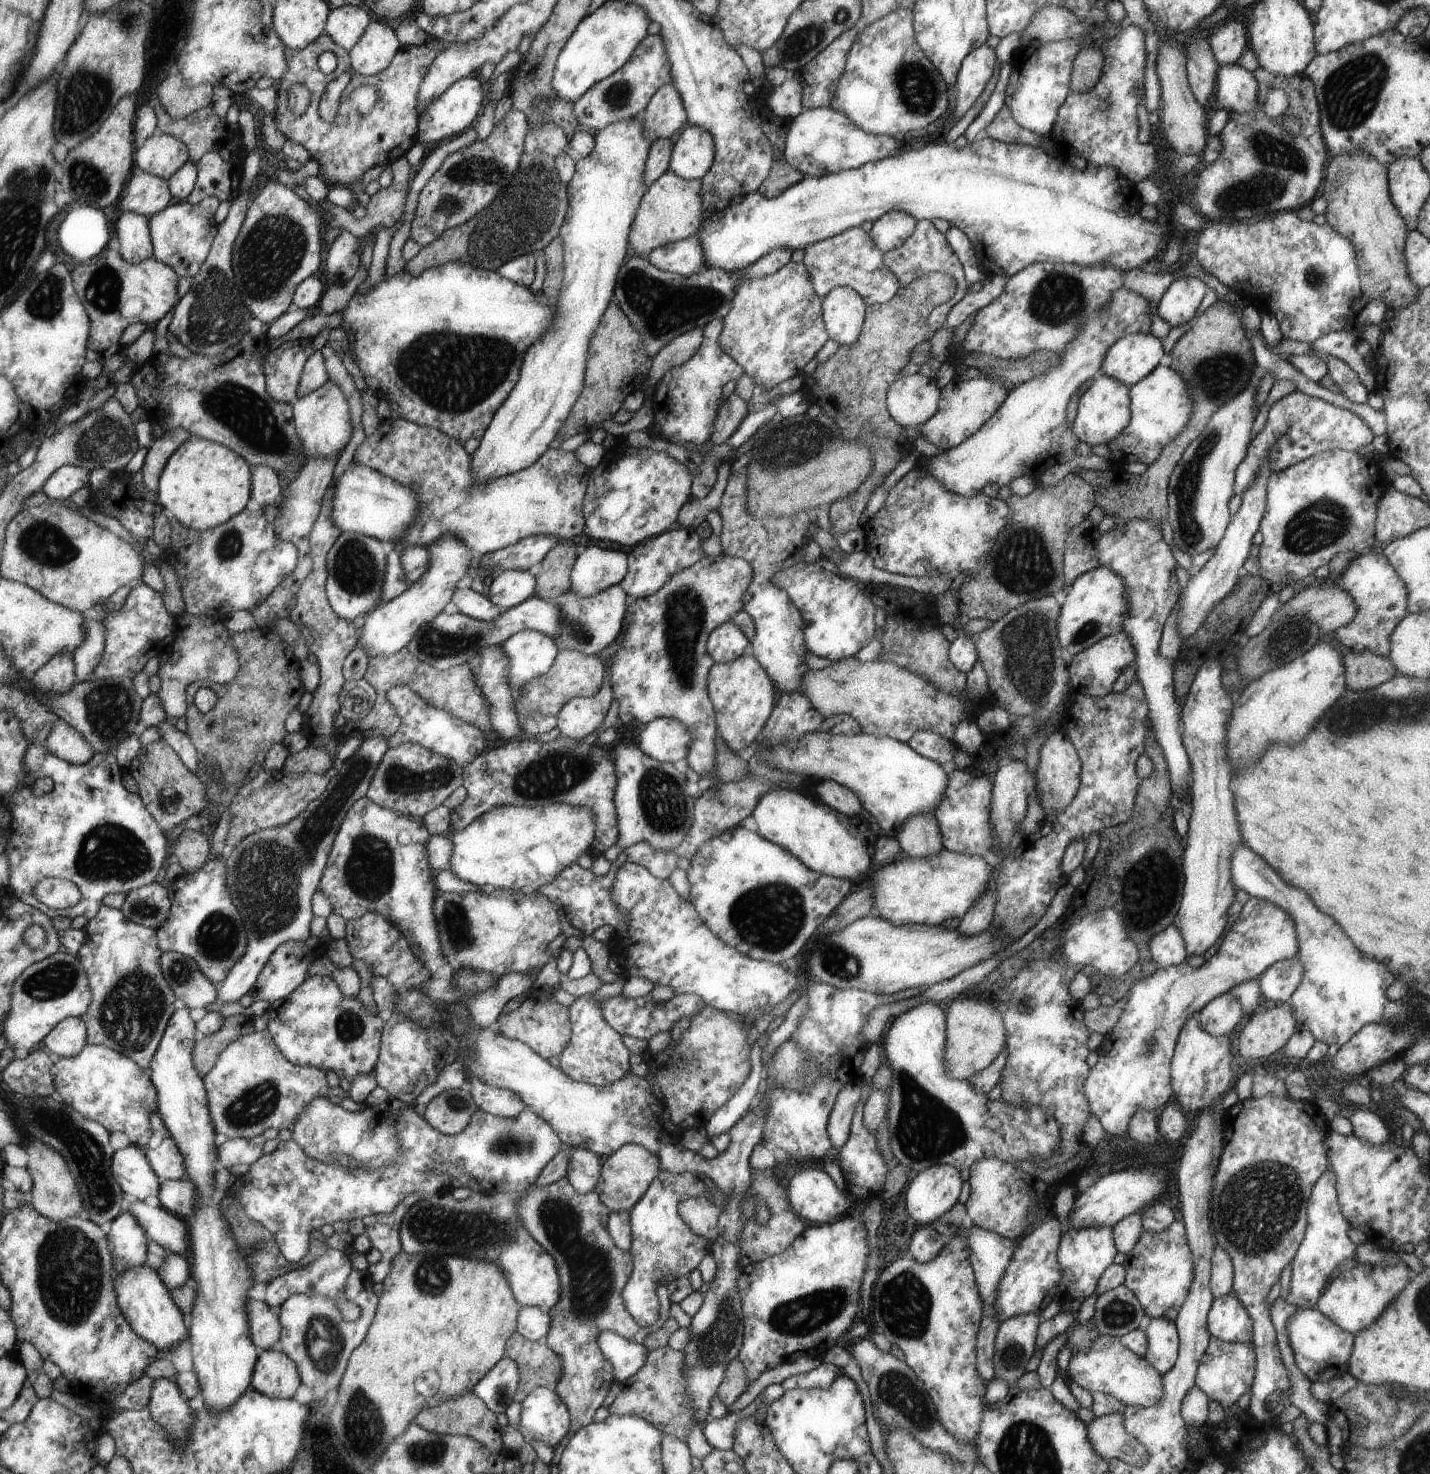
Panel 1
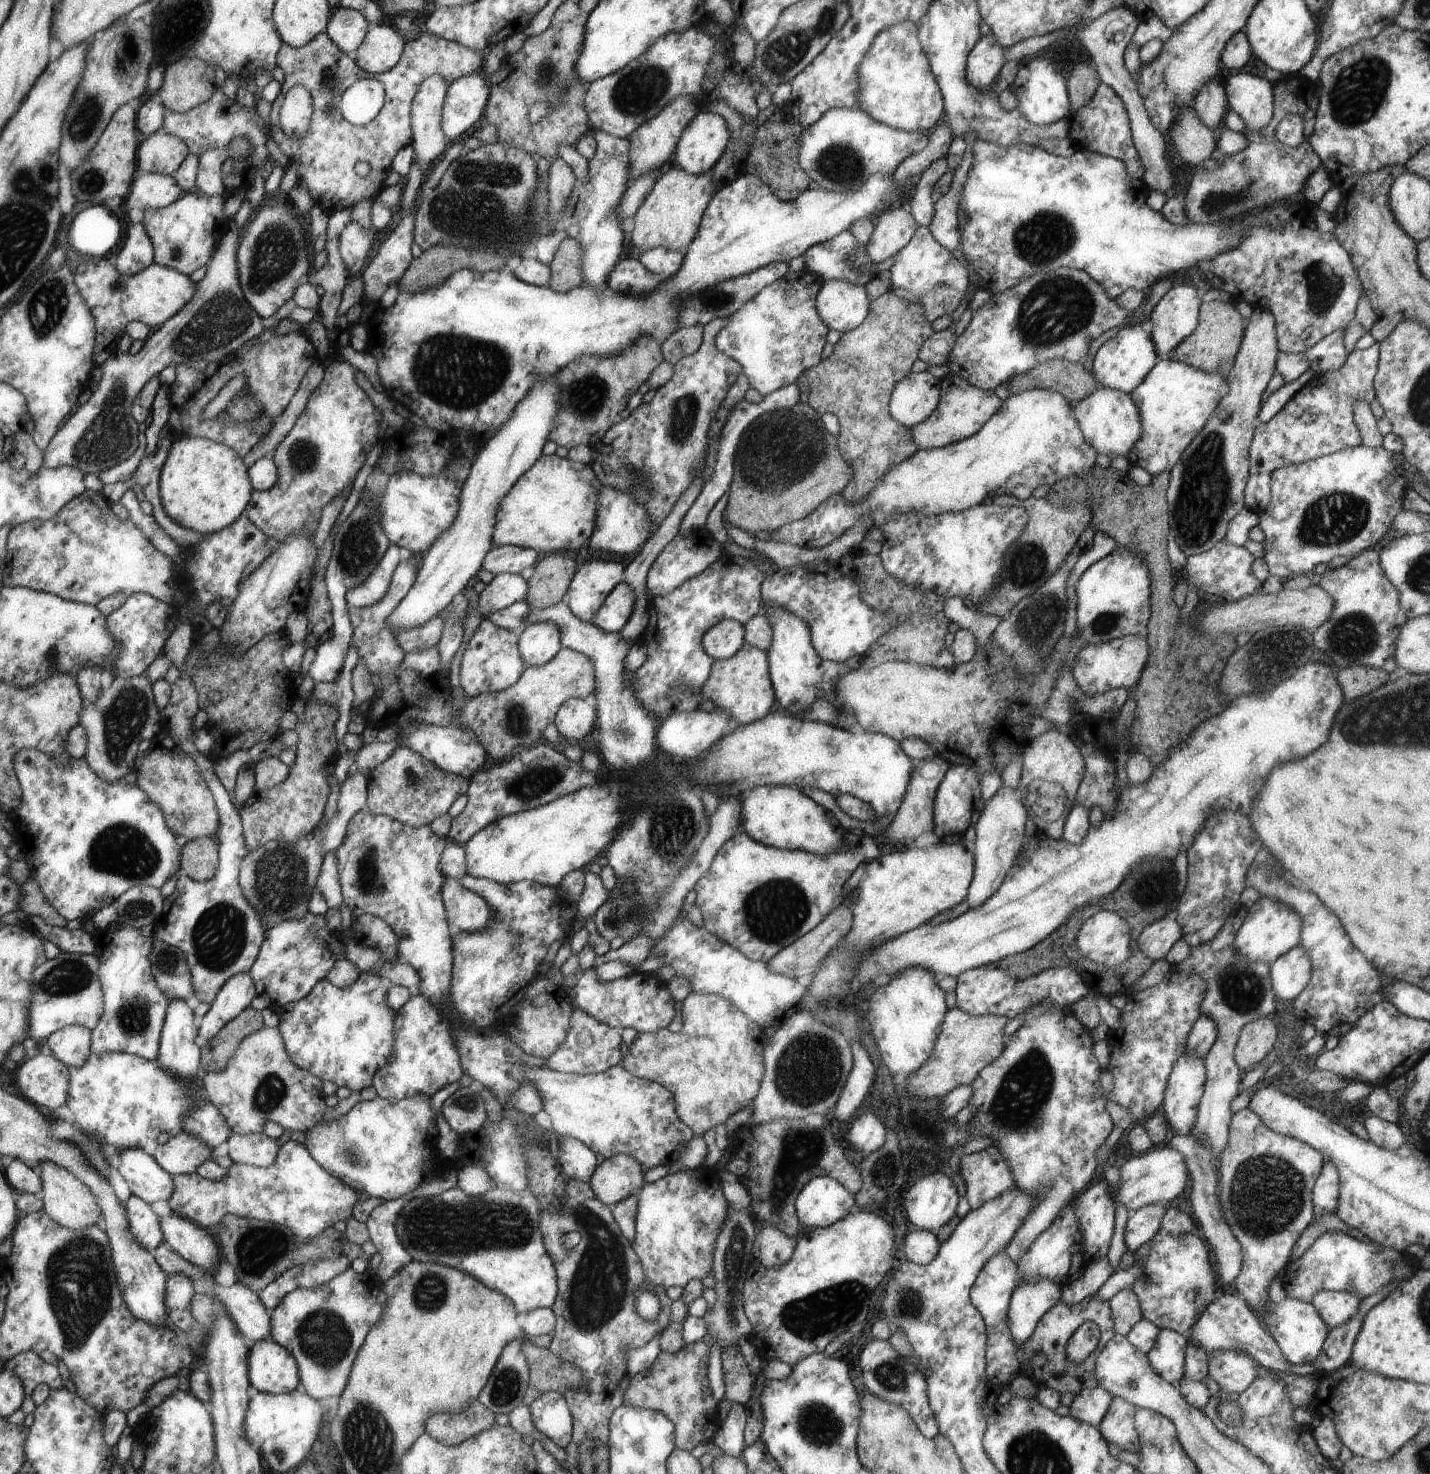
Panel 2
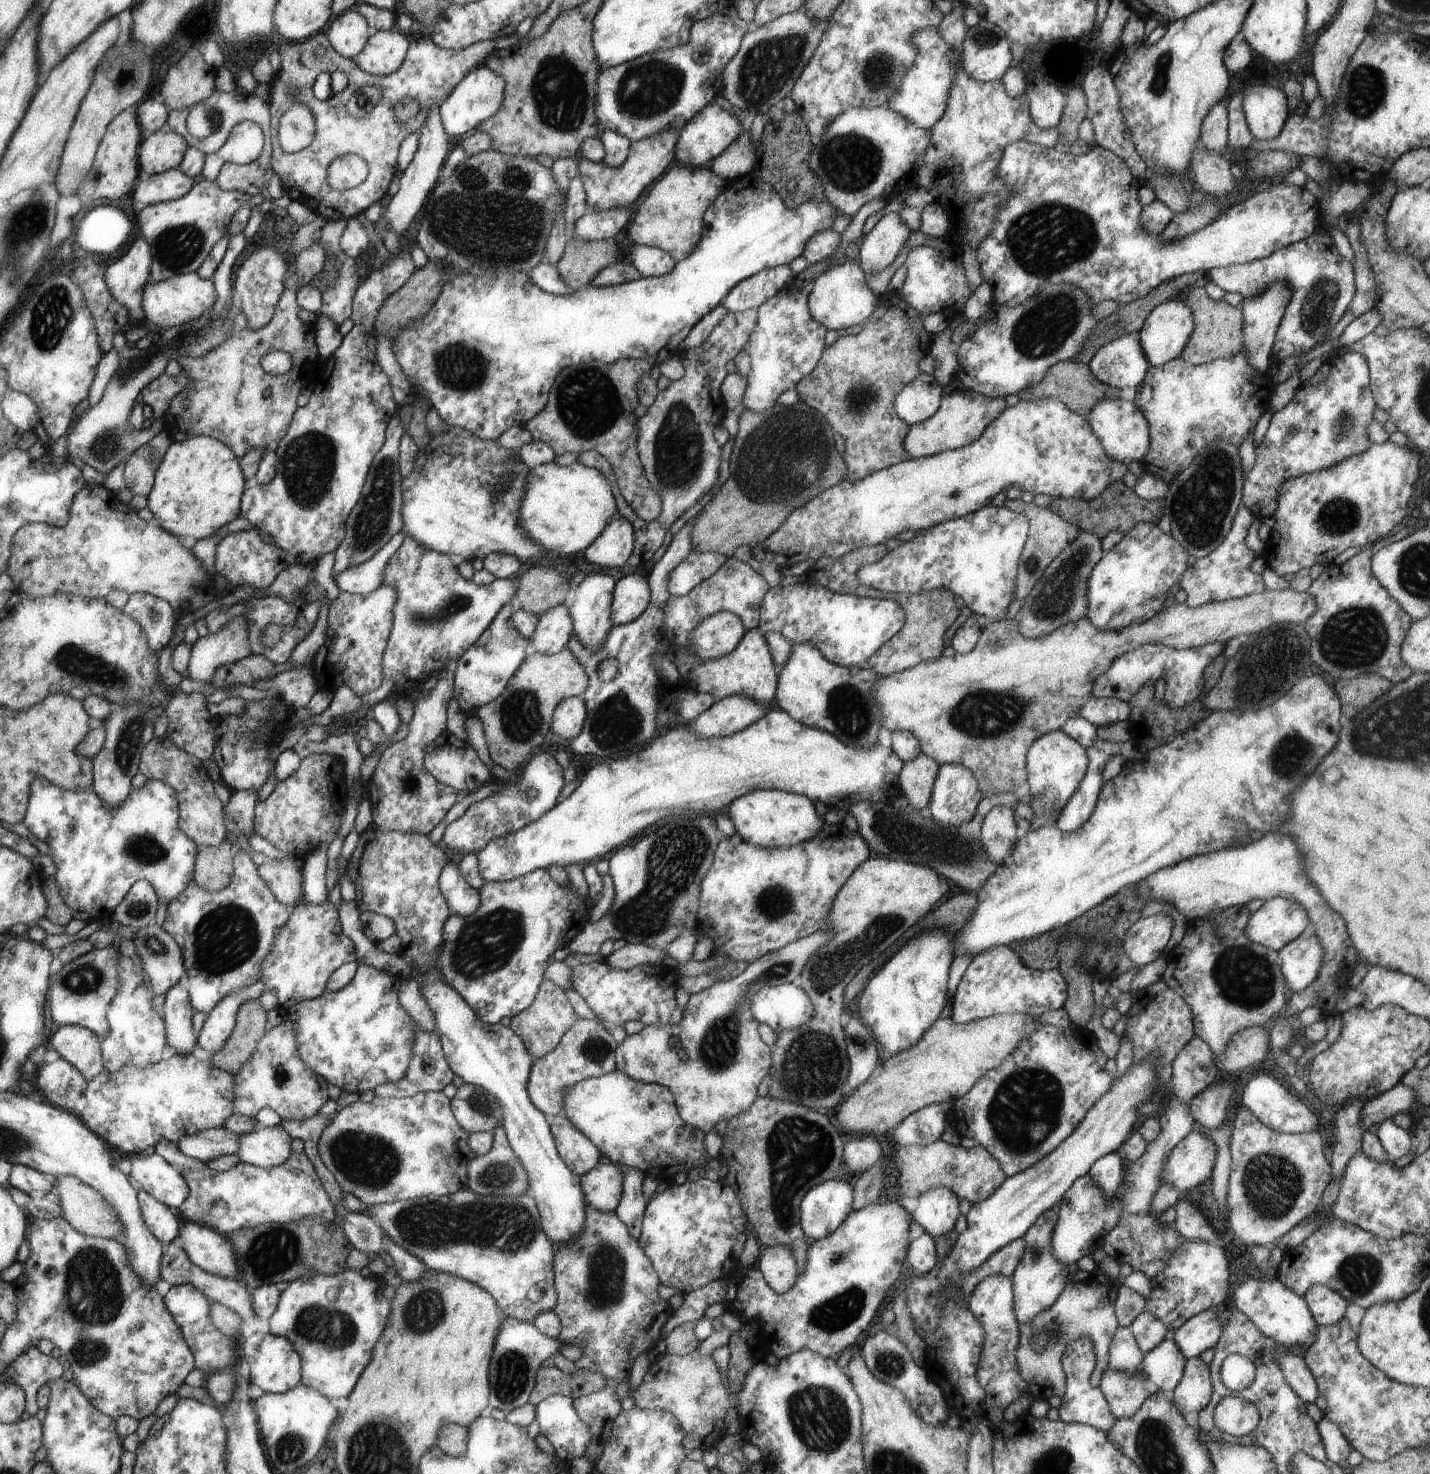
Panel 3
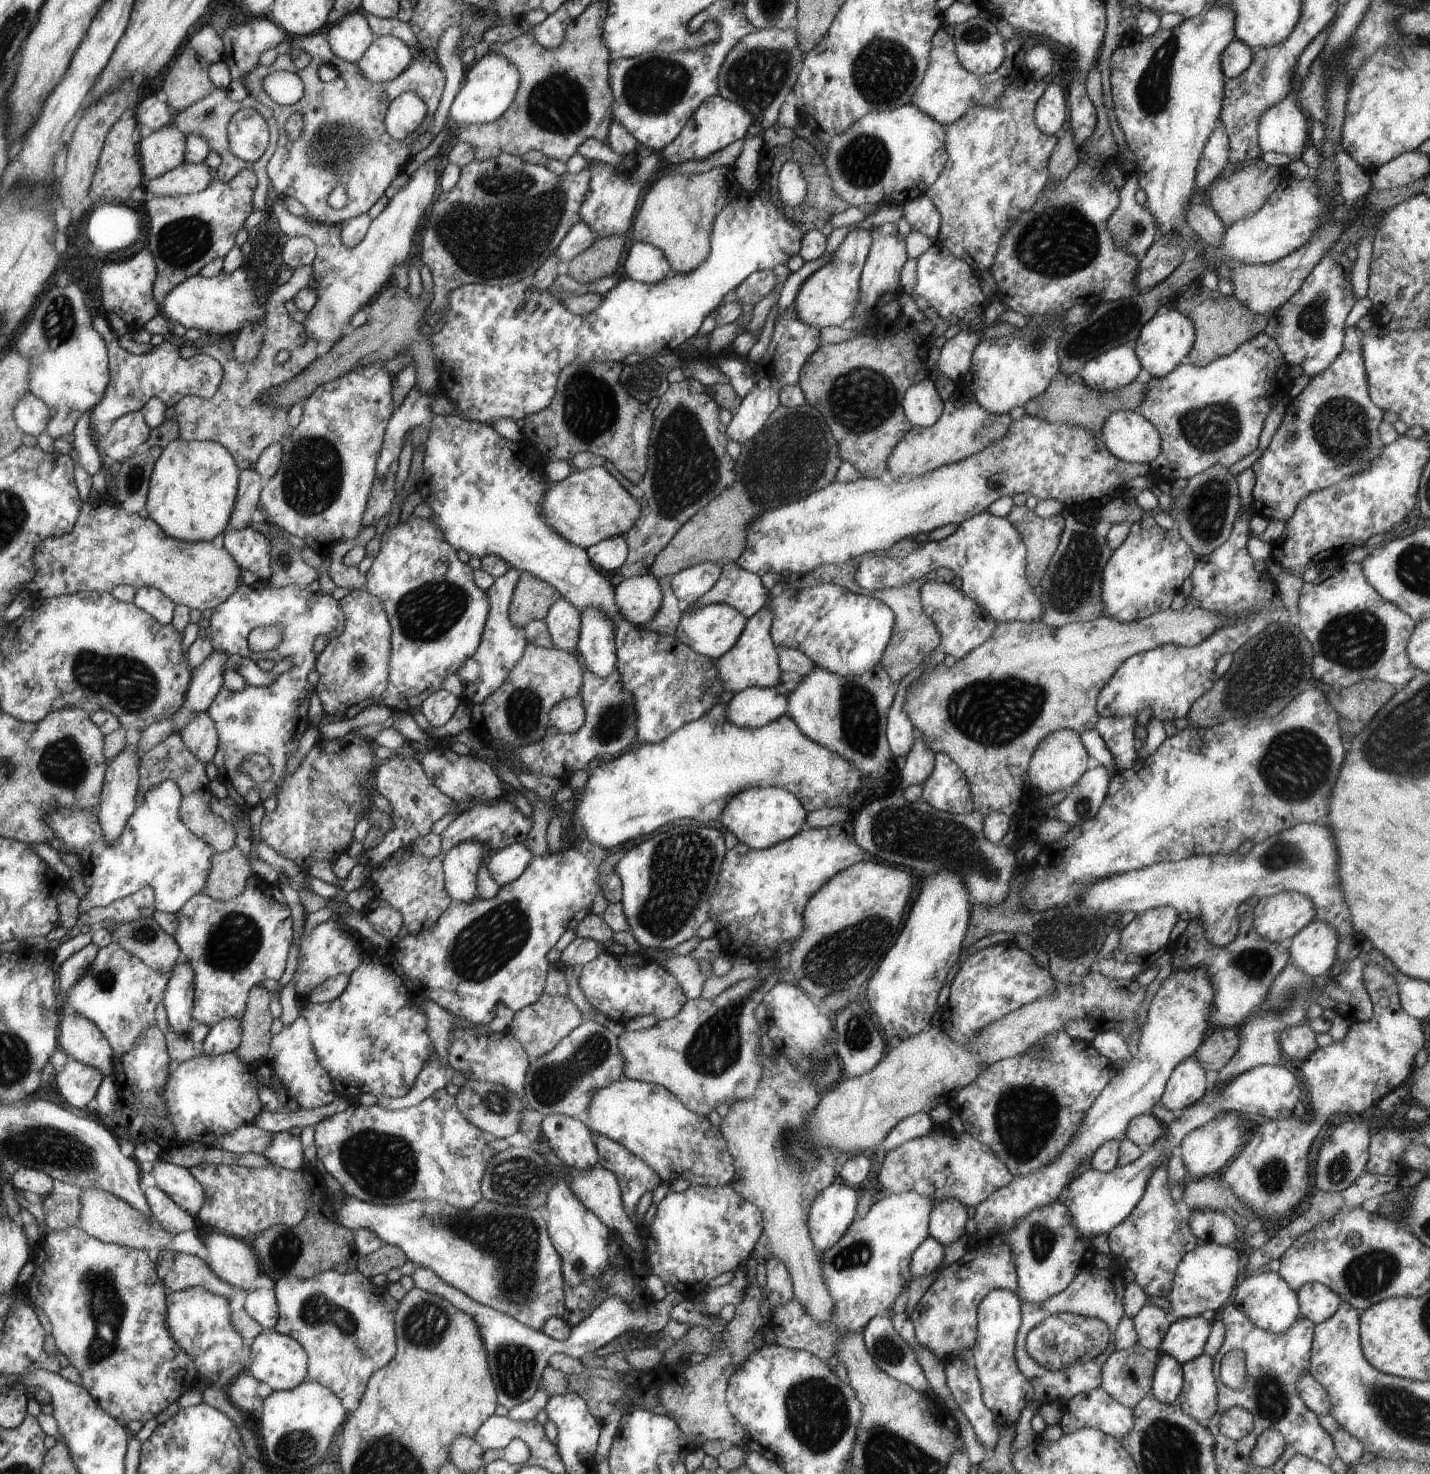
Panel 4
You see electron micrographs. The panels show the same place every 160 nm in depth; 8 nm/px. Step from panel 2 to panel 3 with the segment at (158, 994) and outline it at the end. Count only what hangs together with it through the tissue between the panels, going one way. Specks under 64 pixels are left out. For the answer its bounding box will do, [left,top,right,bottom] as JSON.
[102,955,166,1073]

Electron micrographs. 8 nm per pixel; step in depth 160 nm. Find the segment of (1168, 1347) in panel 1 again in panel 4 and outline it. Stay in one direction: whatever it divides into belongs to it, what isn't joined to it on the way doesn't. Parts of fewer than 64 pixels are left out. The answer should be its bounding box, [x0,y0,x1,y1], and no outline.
[1151,1352,1183,1407]

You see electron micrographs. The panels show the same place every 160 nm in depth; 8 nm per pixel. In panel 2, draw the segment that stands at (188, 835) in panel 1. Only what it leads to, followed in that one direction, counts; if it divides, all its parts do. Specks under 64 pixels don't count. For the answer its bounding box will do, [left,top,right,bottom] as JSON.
[180,836,219,881]

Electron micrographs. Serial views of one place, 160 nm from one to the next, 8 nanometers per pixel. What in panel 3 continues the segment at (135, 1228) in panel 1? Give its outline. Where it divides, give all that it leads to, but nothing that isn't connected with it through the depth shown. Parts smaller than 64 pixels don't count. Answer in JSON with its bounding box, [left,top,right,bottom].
[139,1188,183,1244]

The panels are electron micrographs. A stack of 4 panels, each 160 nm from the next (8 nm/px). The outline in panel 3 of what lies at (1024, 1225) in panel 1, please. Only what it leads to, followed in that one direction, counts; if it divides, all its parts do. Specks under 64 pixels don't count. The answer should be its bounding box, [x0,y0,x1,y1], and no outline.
[894,1139,1007,1204]

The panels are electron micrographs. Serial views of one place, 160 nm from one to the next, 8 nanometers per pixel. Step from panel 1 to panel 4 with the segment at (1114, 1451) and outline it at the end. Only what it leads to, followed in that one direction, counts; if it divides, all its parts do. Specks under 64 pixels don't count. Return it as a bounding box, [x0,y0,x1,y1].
[1102,1343,1159,1407]

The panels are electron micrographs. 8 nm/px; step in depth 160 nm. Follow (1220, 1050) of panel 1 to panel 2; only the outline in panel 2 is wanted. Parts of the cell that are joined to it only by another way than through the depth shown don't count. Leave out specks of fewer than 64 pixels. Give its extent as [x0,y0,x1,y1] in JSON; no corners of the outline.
[1160,1049,1206,1136]

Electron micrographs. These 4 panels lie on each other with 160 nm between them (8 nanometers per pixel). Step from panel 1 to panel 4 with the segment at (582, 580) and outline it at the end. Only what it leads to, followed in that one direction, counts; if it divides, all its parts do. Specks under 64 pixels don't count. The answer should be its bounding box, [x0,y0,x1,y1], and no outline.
[577,609,618,679]

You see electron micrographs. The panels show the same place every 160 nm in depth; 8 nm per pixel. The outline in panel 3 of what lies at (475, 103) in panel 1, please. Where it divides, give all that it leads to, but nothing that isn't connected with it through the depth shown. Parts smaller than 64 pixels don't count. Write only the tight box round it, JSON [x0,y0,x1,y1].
[439,64,506,138]

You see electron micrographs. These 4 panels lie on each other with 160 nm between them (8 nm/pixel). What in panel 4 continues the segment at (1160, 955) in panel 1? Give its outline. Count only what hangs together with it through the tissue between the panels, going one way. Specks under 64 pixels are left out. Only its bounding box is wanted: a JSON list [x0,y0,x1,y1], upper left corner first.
[1112,905,1179,966]

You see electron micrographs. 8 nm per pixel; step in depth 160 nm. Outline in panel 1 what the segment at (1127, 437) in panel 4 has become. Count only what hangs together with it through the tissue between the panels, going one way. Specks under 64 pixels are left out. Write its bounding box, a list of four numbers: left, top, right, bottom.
[1071,375,1131,446]

